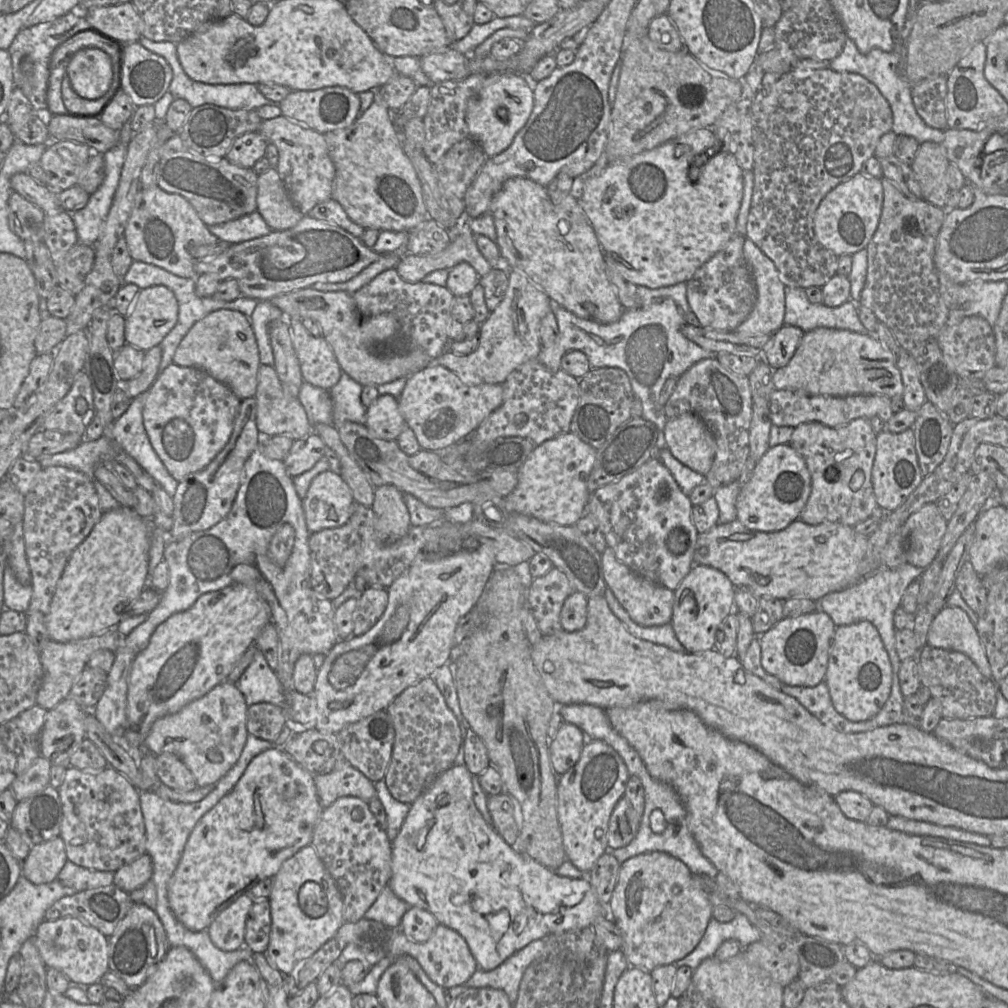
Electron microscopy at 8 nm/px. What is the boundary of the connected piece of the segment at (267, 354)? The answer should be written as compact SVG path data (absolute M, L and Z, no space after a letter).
M259 301L250 318L256 337L260 364L273 366L274 355L268 333L268 324L283 317L283 311L270 301Z

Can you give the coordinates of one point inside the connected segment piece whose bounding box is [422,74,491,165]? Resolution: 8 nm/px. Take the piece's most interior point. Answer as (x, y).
(444, 122)

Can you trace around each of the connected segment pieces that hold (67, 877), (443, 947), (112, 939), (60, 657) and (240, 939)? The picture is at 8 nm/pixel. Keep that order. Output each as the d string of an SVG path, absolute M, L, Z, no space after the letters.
M67 860L56 879L75 894L113 884L114 872L87 869Z
M439 924L431 937L422 943L409 939L400 929L391 929L387 957L410 955L415 958L431 981L443 989L465 984L478 969L465 939L455 930Z
M134 903L119 922L114 933L108 937L109 971L120 977L130 989L137 988L146 981L170 947L163 924L156 912L142 903Z
M108 629L91 637L60 643L49 640L40 650L43 678L36 696L36 704L45 710L51 710L68 697L74 681L79 677L90 657L99 650L115 652L122 643L123 636L116 629Z
M243 894L220 912L207 929L215 946L234 951L245 945L246 921L254 901L250 894Z

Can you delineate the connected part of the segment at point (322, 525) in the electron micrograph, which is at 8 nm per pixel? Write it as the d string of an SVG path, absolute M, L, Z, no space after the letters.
M330 470L318 474L302 500L310 533L337 528L350 518L353 496L342 477Z

